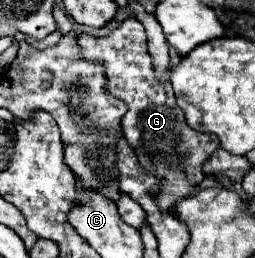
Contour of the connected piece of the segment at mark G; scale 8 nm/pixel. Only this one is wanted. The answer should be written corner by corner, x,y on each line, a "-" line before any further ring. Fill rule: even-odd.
128,18
110,36
78,36
78,46
88,62
102,62
106,66
108,92
128,104
128,112
122,118
124,136
146,172
154,172
154,176
162,180
156,202
162,208
170,208
178,198
186,198
196,192
198,184
204,180
202,164
210,152
218,150
218,140
214,140
214,136
194,132
186,124
182,112
178,112
170,78
158,78
154,74
152,58
146,48
144,26
138,20

